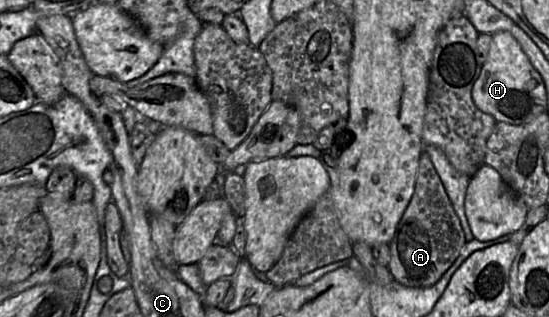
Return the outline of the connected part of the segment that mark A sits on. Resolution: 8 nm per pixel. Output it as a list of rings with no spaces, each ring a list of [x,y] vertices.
[[[422,151],[412,198],[389,242],[388,269],[404,286],[429,287],[435,284],[458,257],[466,243],[460,220],[426,151]]]

